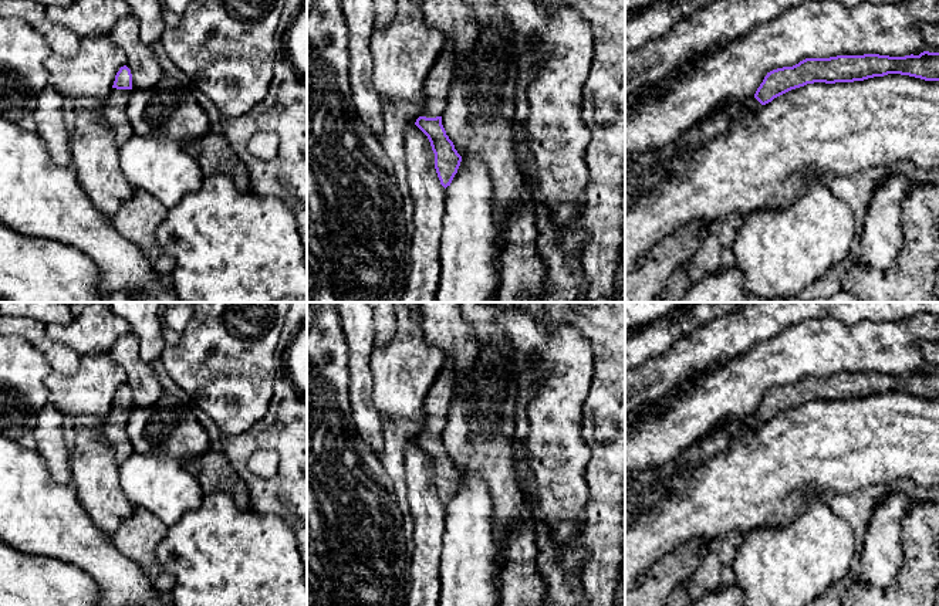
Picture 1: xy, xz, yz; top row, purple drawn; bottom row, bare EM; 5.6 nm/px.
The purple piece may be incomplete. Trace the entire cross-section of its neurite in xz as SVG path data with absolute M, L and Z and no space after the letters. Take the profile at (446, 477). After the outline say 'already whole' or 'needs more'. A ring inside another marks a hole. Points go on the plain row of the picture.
M446 359L425 399L425 422L415 443L428 454L435 471L435 487L440 502L450 504L462 480L442 443L442 431L453 399L453 370Z; needs more

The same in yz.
M923 369L919 373L889 375L879 372L837 373L830 376L805 376L793 385L783 385L767 390L753 416L743 422L724 422L710 434L690 444L686 450L671 458L663 465L655 465L645 471L625 471L625 529L641 515L653 509L662 500L682 492L700 465L726 451L742 434L756 433L763 423L774 416L814 400L854 400L888 392L901 392L925 399L939 399L939 370Z; needs more

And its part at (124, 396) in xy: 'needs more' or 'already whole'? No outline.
needs more

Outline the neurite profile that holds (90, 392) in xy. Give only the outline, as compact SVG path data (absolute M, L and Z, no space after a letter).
M92 352L80 356L80 368L74 375L53 370L44 383L50 390L50 403L64 417L104 420L112 409L116 390L126 383L126 373L108 352Z

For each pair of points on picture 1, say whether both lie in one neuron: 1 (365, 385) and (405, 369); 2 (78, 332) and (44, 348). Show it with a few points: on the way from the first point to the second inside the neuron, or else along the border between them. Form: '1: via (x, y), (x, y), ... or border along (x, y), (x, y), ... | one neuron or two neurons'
1: border along (372, 348), (370, 359), (372, 403), (380, 415) | two neurons
2: border along (46, 324), (46, 332), (51, 338), (80, 355) | two neurons

